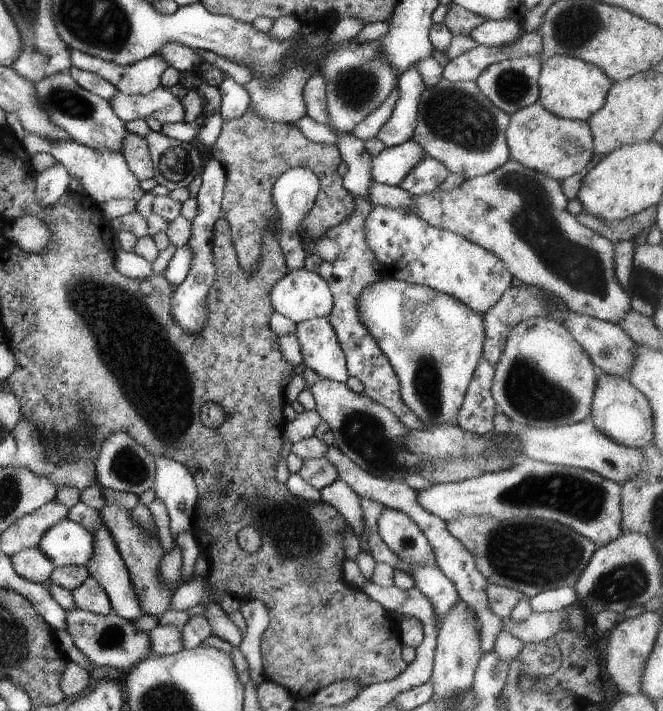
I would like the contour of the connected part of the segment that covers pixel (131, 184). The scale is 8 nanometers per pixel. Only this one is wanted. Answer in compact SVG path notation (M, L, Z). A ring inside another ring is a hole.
M26 133L20 143L29 155L33 153L51 154L57 163L61 163L63 168L67 170L70 178L75 178L81 186L83 193L99 204L110 200L135 200L139 202L143 191L139 188L139 181L127 168L125 158L120 152L97 152L93 148L87 148L82 144L77 144L71 140L47 140L45 136L39 134Z

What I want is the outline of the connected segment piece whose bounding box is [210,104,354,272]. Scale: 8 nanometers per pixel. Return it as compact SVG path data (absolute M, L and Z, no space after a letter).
M251 104L236 119L222 120L220 137L213 143L210 157L218 160L224 168L220 202L222 217L230 226L237 260L245 272L253 272L257 268L261 256L261 234L267 222L275 220L275 228L278 228L279 218L271 200L271 188L286 170L303 167L313 172L319 181L317 196L299 226L302 243L317 241L325 230L339 224L353 212L353 194L343 188L336 171L341 162L338 148L309 142L295 123L269 122L259 118Z

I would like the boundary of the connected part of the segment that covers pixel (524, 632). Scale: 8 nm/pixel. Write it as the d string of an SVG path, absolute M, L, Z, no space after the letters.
M563 610L545 611L542 613L530 612L529 616L521 622L515 622L511 618L503 617L504 629L517 638L519 642L541 642L552 639L555 632L562 629Z

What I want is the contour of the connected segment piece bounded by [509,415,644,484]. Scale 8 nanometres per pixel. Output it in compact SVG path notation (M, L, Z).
M590 415L575 424L542 429L510 421L509 431L513 440L519 444L520 458L527 457L549 464L588 470L617 484L627 482L629 478L637 476L642 469L644 459L640 448L615 444L611 438L607 438L603 432L593 426Z

